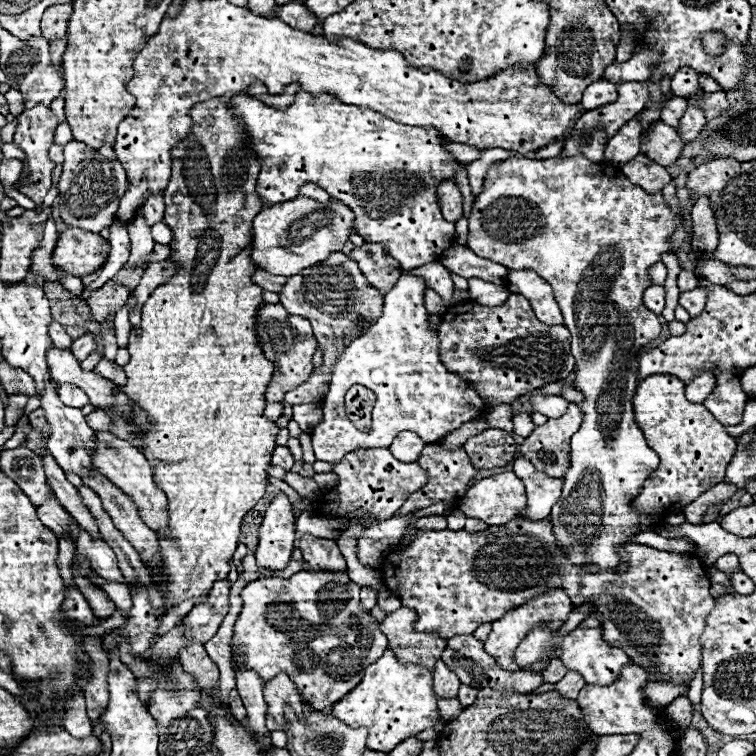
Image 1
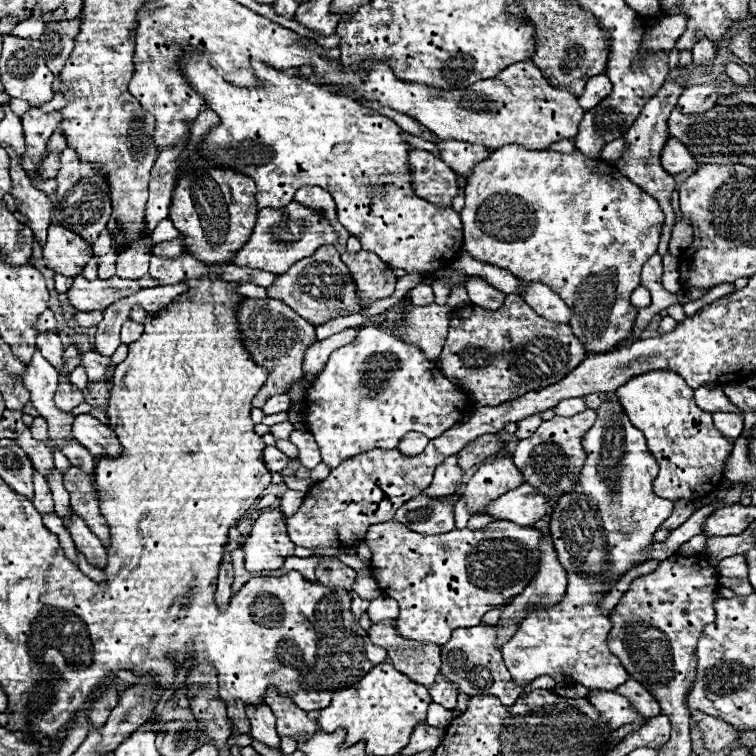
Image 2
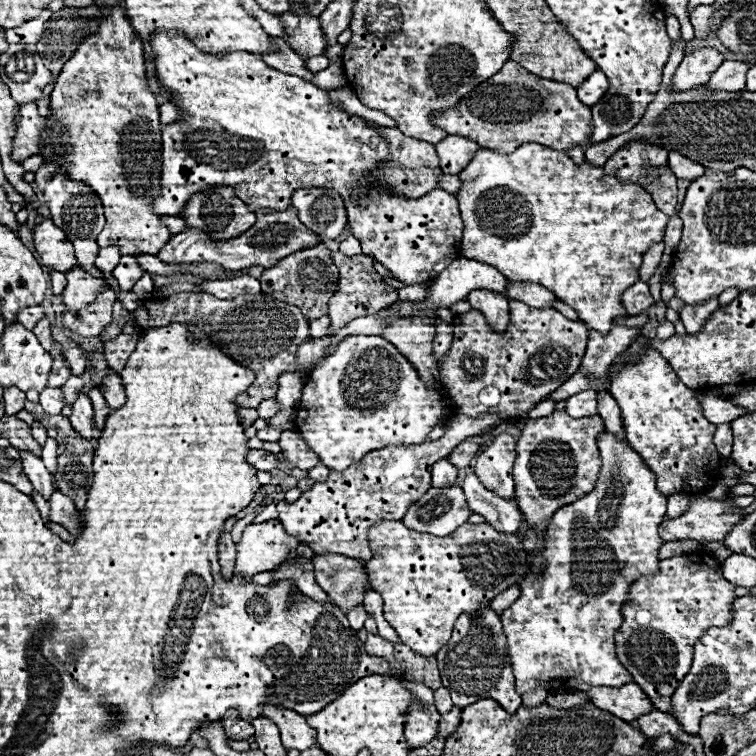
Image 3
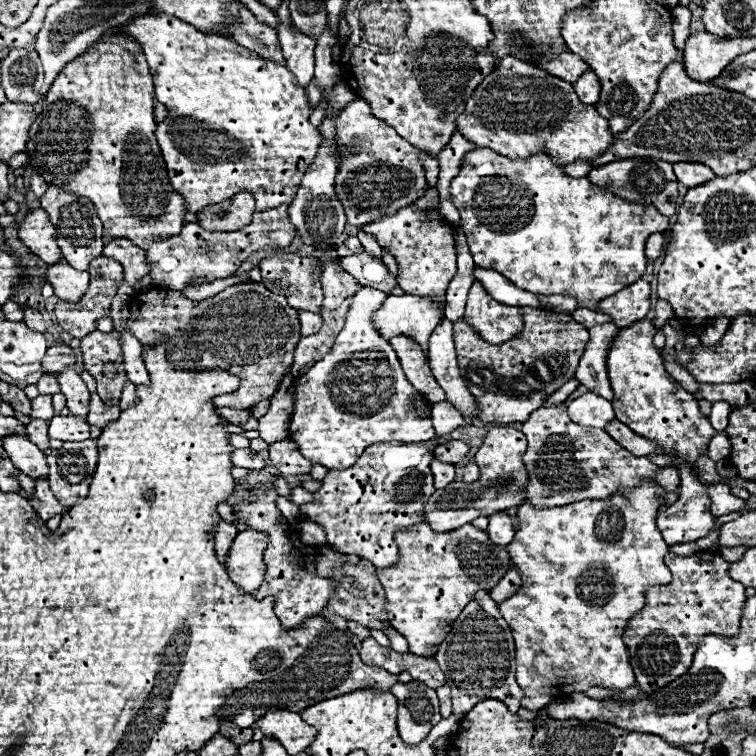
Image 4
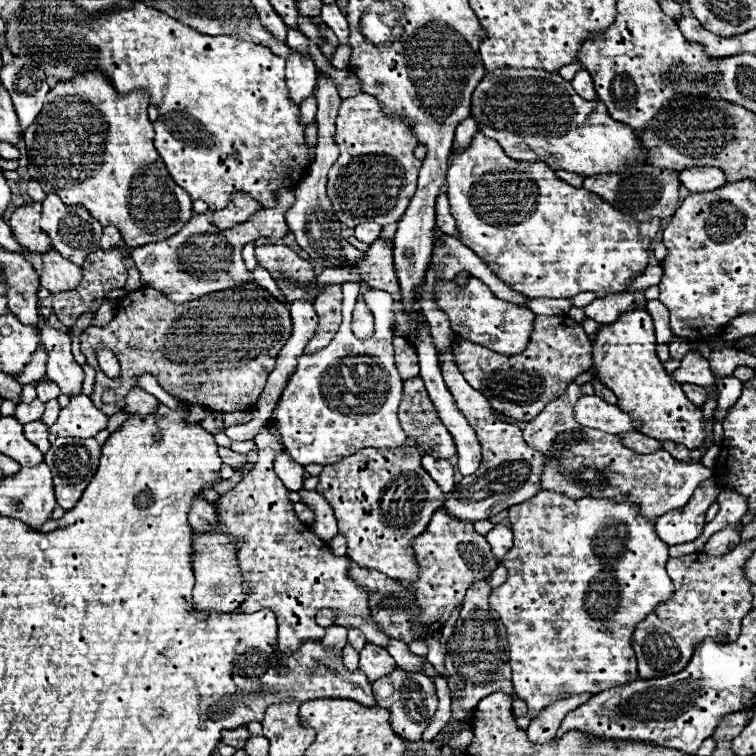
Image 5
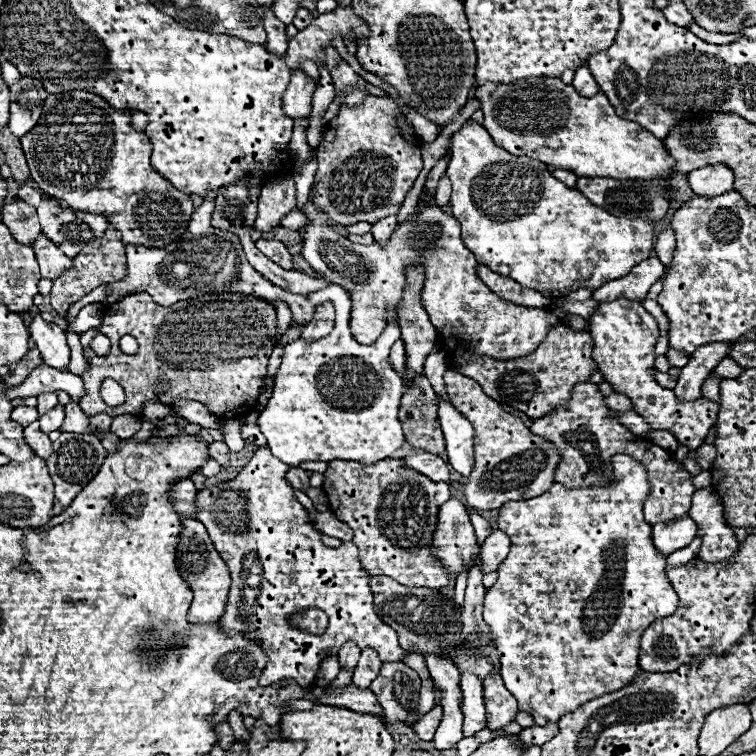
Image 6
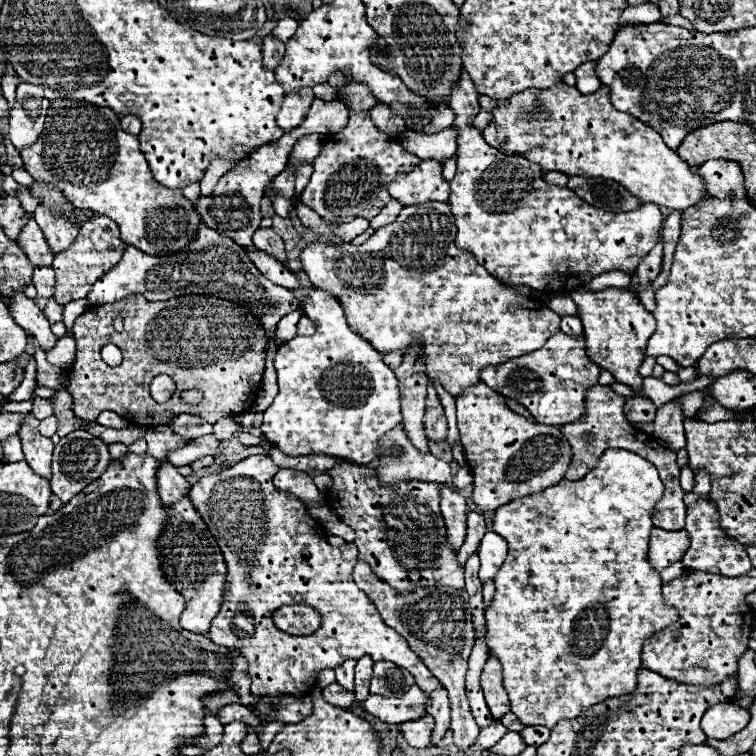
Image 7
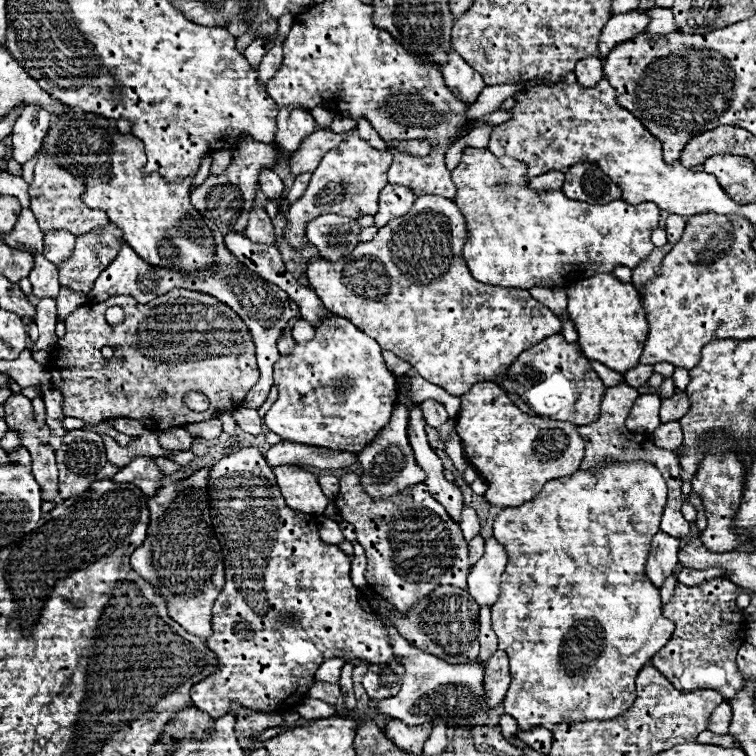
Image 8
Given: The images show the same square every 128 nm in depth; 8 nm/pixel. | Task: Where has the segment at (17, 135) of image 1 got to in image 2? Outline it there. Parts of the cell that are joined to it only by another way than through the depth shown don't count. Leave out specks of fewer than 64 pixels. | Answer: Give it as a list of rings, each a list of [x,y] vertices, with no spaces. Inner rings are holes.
[[[30,108],[22,116],[24,126],[24,140],[26,140],[26,152],[22,154],[22,166],[28,172],[38,172],[42,164],[42,156],[46,152],[46,144],[52,136],[52,132],[58,128],[62,120],[60,112],[44,114],[38,108]]]

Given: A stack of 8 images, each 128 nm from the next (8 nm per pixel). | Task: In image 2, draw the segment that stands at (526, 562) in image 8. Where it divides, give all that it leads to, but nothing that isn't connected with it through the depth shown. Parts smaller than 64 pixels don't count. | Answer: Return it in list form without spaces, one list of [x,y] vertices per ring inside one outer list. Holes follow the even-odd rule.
[[[614,394],[608,396],[610,402],[604,402],[596,410],[596,424],[584,434],[584,450],[588,458],[580,472],[578,486],[572,494],[560,498],[560,504],[550,516],[552,542],[568,578],[566,594],[562,602],[554,606],[534,606],[526,618],[520,620],[516,632],[502,644],[504,664],[510,670],[514,682],[520,686],[530,684],[540,676],[552,676],[556,682],[560,682],[560,676],[568,676],[574,680],[574,684],[586,686],[590,690],[616,690],[630,678],[620,660],[608,650],[608,632],[612,628],[612,622],[610,614],[600,612],[600,602],[606,598],[610,588],[604,588],[604,584],[616,582],[622,574],[646,562],[646,552],[654,544],[654,532],[672,514],[674,504],[654,494],[652,480],[658,474],[658,464],[650,456],[640,430],[628,422],[618,398]]]

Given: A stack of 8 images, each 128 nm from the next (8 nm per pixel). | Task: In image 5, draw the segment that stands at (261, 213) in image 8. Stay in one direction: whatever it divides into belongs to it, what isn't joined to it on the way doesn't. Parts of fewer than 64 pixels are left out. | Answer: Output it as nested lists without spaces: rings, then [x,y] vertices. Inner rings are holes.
[[[278,244],[258,246],[256,248],[256,260],[260,262],[262,268],[272,272],[274,276],[276,274],[286,274],[286,276],[298,280],[300,284],[312,282],[312,278],[314,278],[314,270],[312,270],[310,262],[302,260],[288,246],[278,246]]]

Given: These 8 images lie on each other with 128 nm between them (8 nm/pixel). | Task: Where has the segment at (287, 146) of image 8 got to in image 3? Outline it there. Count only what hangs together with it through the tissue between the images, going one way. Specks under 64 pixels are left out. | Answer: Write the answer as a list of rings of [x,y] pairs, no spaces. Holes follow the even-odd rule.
[[[284,12],[280,16],[284,32],[288,34],[290,46],[300,58],[306,62],[312,56],[320,56],[326,48],[324,34],[318,18],[298,18],[292,12]]]

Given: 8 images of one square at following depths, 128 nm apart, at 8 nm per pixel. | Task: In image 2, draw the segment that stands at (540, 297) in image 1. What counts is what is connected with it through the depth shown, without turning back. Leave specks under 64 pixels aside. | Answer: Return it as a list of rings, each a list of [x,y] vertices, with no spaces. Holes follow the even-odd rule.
[[[528,282],[528,290],[522,294],[522,298],[546,320],[554,322],[570,322],[570,308],[560,300],[556,292],[552,292],[542,282]]]

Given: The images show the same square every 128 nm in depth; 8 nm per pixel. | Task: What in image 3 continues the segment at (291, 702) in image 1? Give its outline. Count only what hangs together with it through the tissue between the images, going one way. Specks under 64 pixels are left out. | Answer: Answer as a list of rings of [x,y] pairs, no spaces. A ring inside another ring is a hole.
[[[264,706],[262,712],[264,718],[272,720],[282,734],[282,744],[292,750],[306,750],[312,748],[316,744],[316,730],[312,730],[306,724],[306,716],[294,712],[294,710],[286,710],[286,708],[276,708],[276,706]]]

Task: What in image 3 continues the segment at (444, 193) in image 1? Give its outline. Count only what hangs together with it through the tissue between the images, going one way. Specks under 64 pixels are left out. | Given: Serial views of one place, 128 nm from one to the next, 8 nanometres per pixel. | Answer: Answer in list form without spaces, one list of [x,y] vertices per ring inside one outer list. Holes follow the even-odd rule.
[[[370,122],[372,126],[376,126],[378,134],[384,136],[388,148],[390,148],[390,162],[380,164],[374,172],[370,172],[366,176],[366,180],[370,182],[388,182],[388,184],[380,184],[382,188],[388,188],[390,192],[404,196],[404,198],[420,198],[426,196],[430,190],[438,188],[438,176],[442,174],[440,164],[438,164],[438,156],[432,144],[428,142],[416,142],[414,138],[404,136],[400,130],[396,128],[388,128],[388,126],[378,126],[374,122]]]

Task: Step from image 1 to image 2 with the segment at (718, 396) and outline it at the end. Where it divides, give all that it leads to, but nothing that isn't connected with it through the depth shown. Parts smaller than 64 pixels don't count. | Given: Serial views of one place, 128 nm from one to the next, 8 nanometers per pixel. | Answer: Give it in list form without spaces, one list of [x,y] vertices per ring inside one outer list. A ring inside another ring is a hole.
[[[716,412],[716,414],[712,414],[712,418],[714,418],[714,426],[718,428],[718,432],[724,434],[724,438],[728,438],[728,442],[736,442],[736,438],[740,436],[740,432],[744,428],[744,420],[730,412]]]

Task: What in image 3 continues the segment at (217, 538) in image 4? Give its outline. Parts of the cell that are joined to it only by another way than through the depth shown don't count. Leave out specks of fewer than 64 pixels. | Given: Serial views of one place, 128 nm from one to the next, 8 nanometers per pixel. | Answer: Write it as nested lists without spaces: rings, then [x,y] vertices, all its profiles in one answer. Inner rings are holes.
[[[222,532],[220,534],[220,566],[222,566],[222,576],[224,578],[232,578],[232,570],[234,570],[234,562],[236,562],[236,544],[232,540],[230,532]]]

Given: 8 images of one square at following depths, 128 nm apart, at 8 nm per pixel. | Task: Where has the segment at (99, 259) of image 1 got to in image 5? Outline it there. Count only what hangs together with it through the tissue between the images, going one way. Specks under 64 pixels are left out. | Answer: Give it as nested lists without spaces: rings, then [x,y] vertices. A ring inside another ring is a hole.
[[[26,204],[16,208],[8,220],[8,226],[12,228],[16,242],[28,248],[30,252],[46,252],[52,246],[48,234],[42,232],[38,224],[40,210],[42,210],[40,204]]]

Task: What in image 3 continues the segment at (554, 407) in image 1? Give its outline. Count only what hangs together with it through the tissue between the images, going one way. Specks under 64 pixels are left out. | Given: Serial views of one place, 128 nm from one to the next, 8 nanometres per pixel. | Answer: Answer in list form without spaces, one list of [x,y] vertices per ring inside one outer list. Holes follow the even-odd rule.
[[[582,390],[574,396],[570,396],[568,404],[566,404],[566,412],[572,418],[584,418],[584,416],[598,414],[598,392]]]

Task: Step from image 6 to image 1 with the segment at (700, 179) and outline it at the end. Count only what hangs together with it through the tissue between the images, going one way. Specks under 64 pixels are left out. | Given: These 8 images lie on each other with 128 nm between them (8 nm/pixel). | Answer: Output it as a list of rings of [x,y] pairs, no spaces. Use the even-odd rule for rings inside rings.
[[[656,122],[652,130],[642,134],[642,152],[664,168],[674,166],[684,146],[686,144],[678,136],[678,132],[672,126],[666,126],[664,122]]]

